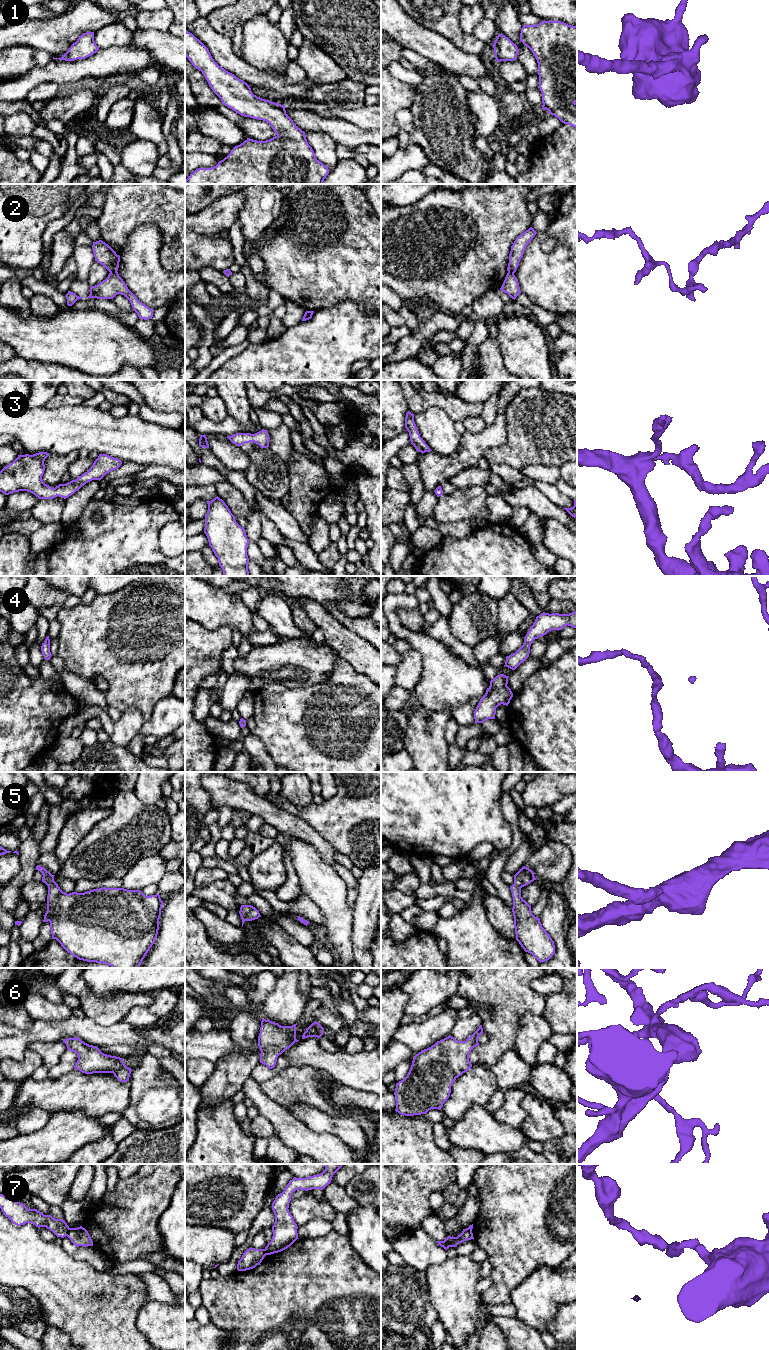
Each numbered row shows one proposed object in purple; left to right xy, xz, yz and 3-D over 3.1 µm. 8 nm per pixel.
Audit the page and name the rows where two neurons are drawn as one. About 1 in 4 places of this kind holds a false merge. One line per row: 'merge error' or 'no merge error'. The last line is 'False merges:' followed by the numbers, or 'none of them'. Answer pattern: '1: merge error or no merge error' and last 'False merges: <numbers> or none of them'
1: no merge error
2: merge error
3: no merge error
4: no merge error
5: no merge error
6: no merge error
7: merge error
False merges: 2, 7

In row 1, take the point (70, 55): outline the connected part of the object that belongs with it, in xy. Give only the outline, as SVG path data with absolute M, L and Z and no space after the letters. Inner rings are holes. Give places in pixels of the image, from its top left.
M94 32L83 33L75 43L71 45L69 50L62 55L61 58L54 58L65 61L74 61L77 59L85 59L99 50L94 41Z

